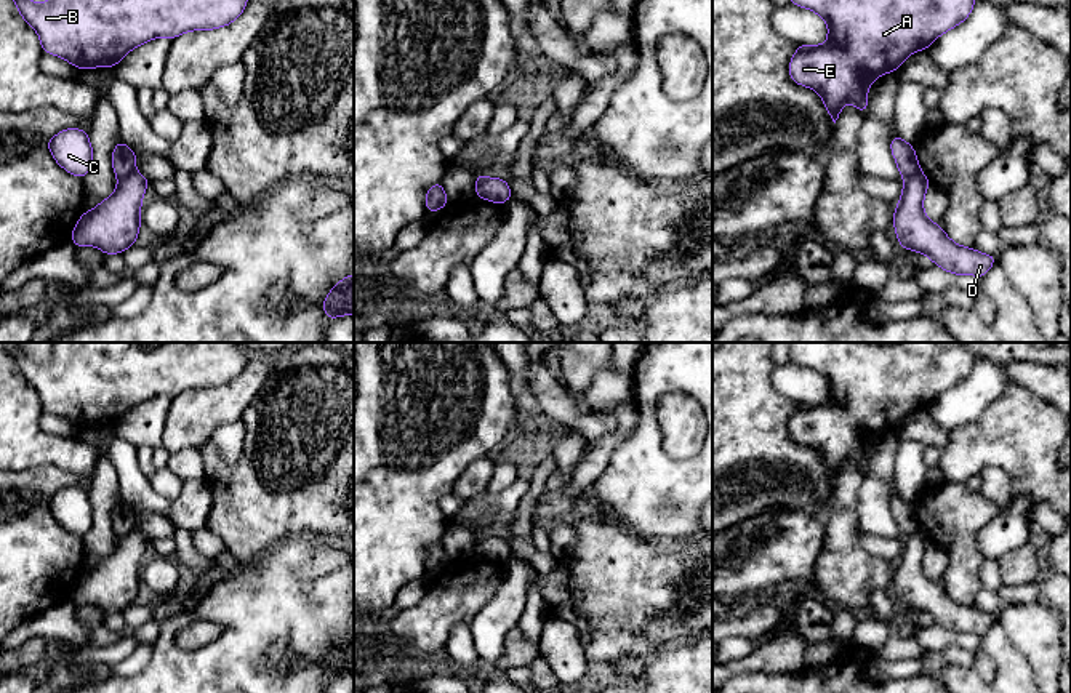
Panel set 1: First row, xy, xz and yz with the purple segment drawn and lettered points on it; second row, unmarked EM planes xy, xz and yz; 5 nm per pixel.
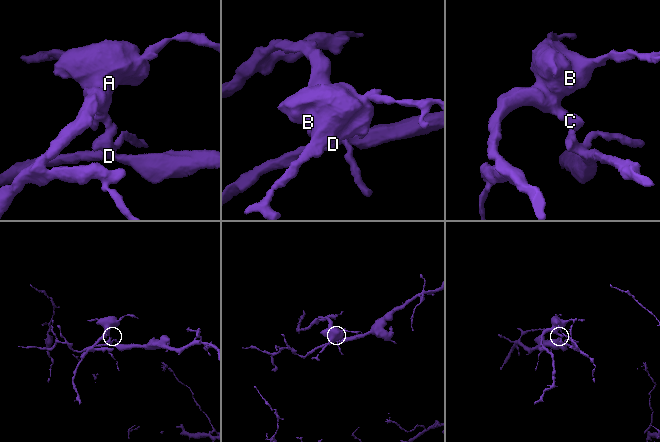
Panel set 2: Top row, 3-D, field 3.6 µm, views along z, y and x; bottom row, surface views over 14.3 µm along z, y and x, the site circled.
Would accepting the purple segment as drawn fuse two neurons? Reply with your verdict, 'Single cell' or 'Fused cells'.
Fused cells

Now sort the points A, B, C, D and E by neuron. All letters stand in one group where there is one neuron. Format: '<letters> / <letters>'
A B C E / D

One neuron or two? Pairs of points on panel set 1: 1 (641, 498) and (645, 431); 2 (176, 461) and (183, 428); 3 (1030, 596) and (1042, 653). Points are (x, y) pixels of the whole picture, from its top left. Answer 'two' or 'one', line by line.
1: one
2: two
3: two

